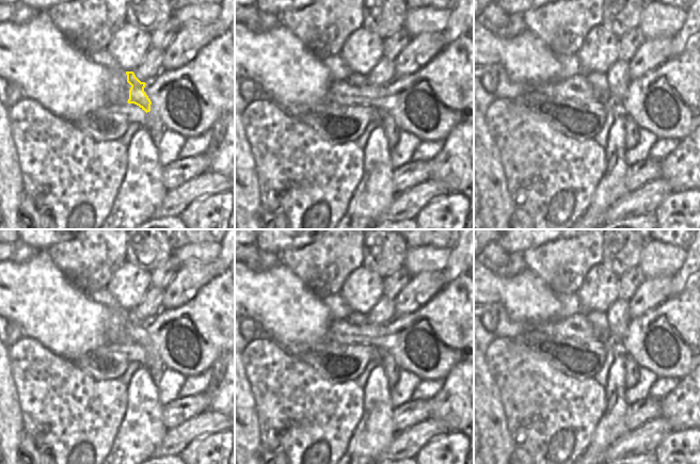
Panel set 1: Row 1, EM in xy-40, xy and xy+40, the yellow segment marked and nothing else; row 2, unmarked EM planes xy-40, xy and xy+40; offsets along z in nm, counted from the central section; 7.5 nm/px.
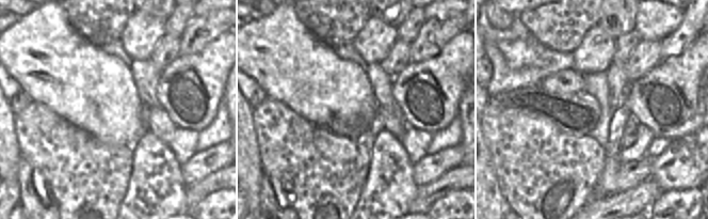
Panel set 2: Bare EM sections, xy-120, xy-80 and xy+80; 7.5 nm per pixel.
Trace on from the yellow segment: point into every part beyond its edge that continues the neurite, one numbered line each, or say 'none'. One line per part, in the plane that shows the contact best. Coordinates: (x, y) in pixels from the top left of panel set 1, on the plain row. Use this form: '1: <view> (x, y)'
none.

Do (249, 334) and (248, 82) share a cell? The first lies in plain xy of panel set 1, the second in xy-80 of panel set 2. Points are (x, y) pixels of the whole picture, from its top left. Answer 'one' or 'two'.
two

